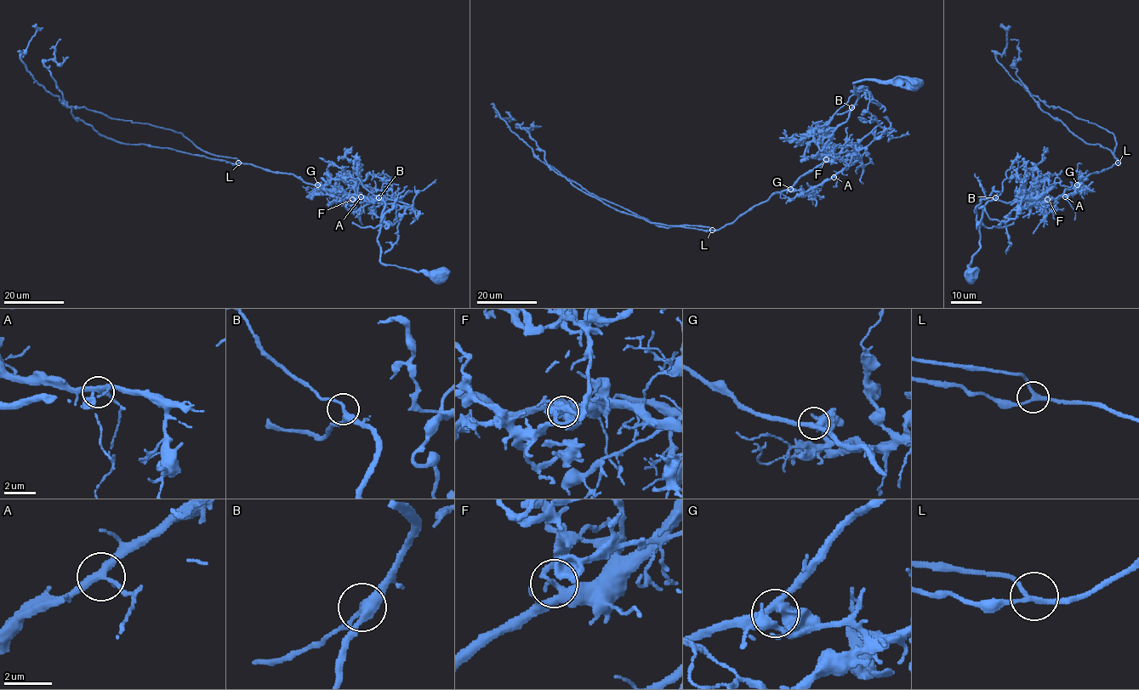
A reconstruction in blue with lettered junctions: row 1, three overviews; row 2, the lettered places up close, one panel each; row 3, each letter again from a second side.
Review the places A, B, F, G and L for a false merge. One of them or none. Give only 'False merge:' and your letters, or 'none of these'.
False merge: F

